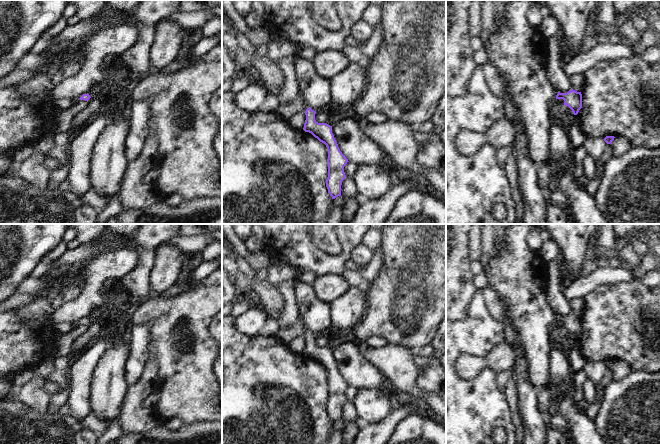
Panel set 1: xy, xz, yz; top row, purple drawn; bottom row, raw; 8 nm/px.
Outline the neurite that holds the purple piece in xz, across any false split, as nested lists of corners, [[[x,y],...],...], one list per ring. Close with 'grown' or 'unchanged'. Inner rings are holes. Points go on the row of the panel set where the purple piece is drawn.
[[[307,108],[304,113],[306,115],[306,120],[303,130],[311,133],[327,147],[328,177],[326,179],[326,187],[332,199],[335,199],[336,197],[341,196],[342,181],[346,178],[344,166],[349,161],[338,147],[332,133],[332,126],[326,123],[318,123],[315,120],[316,112],[311,108]]]; unchanged

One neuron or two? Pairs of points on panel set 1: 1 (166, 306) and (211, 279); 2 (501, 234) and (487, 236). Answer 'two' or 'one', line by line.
1: two
2: two

